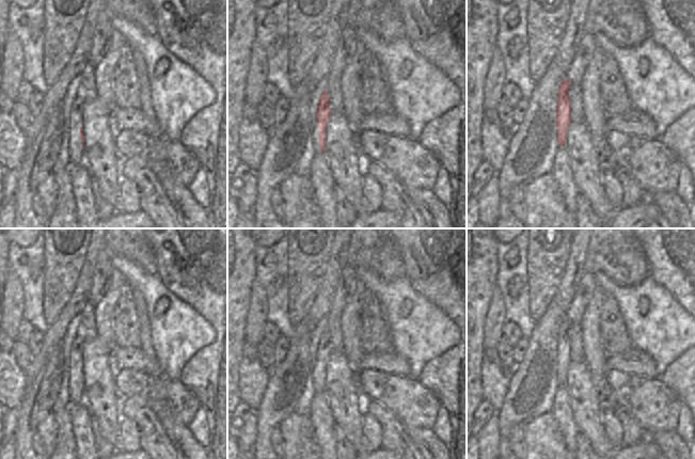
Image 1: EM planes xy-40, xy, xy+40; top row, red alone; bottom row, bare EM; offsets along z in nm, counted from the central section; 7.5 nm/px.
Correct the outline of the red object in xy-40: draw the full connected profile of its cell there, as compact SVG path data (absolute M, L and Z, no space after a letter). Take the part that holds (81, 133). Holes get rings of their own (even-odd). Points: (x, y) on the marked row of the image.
M76 97L69 111L69 163L79 165L84 163L84 134L82 132L82 105L86 99Z

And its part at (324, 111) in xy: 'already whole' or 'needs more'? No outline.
needs more

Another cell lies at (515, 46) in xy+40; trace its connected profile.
M515 37L509 41L508 45L509 58L517 59L520 52L522 51L522 43L519 37Z

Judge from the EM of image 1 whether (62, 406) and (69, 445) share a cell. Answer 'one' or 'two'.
one

